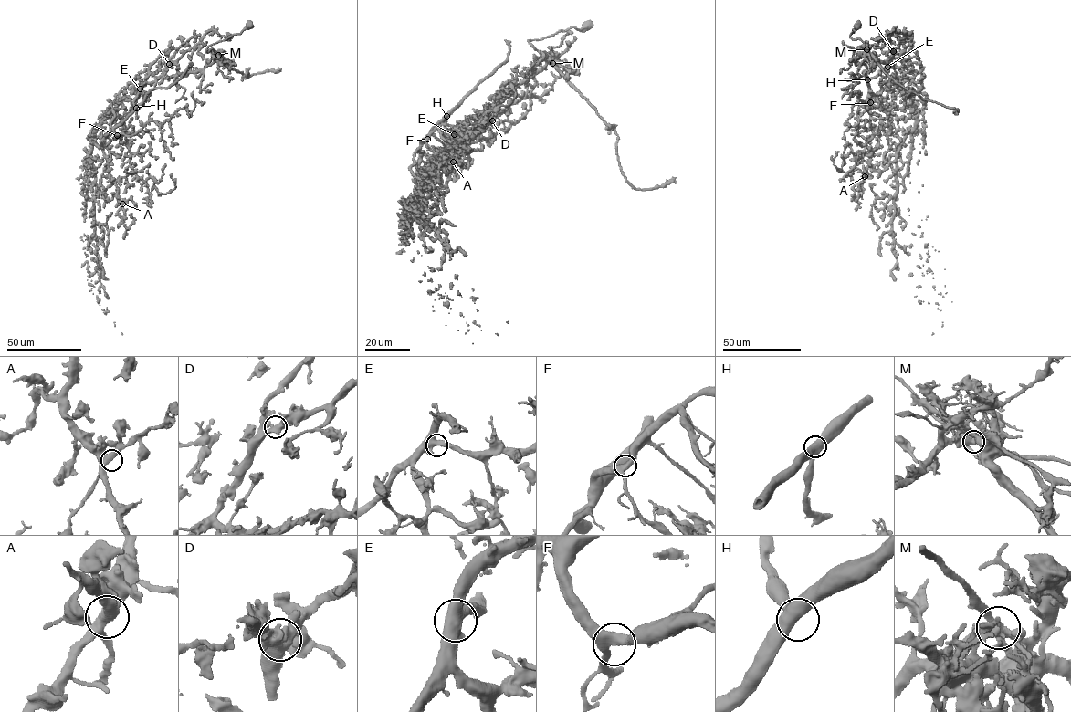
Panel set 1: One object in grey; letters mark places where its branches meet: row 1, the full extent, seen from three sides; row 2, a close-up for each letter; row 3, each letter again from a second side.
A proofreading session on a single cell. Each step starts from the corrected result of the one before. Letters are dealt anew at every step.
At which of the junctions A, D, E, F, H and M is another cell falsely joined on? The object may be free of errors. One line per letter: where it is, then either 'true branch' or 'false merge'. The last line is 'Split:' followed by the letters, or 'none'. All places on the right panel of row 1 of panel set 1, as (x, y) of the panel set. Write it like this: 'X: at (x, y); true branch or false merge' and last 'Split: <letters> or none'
A: at (865, 176); true branch
D: at (893, 51); true branch
E: at (887, 67); true branch
F: at (870, 102); true branch
H: at (867, 79); true branch
M: at (866, 49); false merge
Split: M

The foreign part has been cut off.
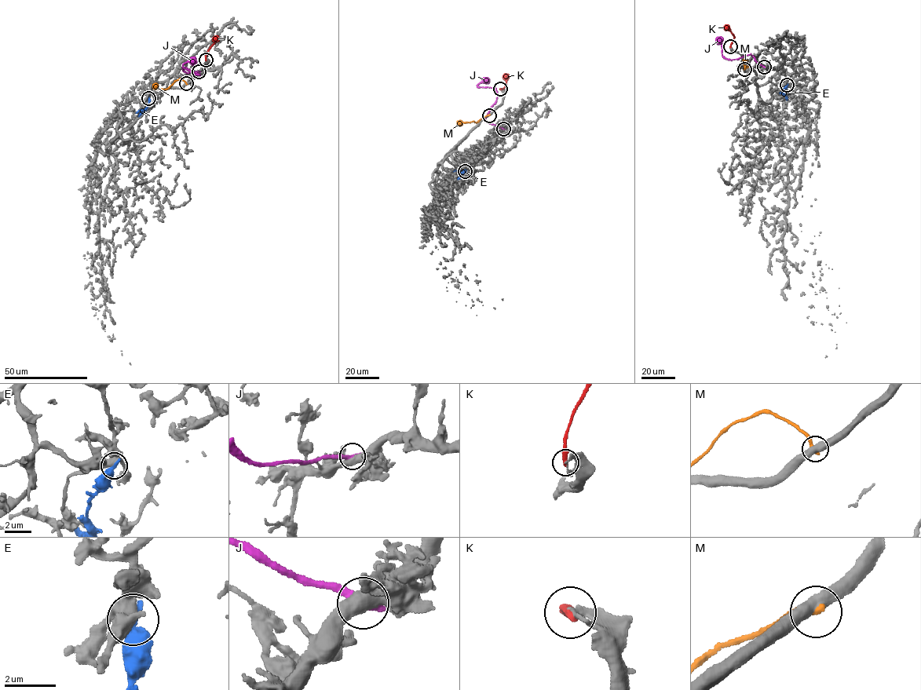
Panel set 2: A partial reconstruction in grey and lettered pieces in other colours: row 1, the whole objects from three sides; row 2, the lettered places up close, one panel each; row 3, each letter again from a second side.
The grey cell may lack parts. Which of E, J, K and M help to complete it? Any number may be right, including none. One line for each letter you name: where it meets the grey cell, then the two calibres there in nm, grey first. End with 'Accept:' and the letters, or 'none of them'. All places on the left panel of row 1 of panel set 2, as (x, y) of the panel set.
Accept: none of them

